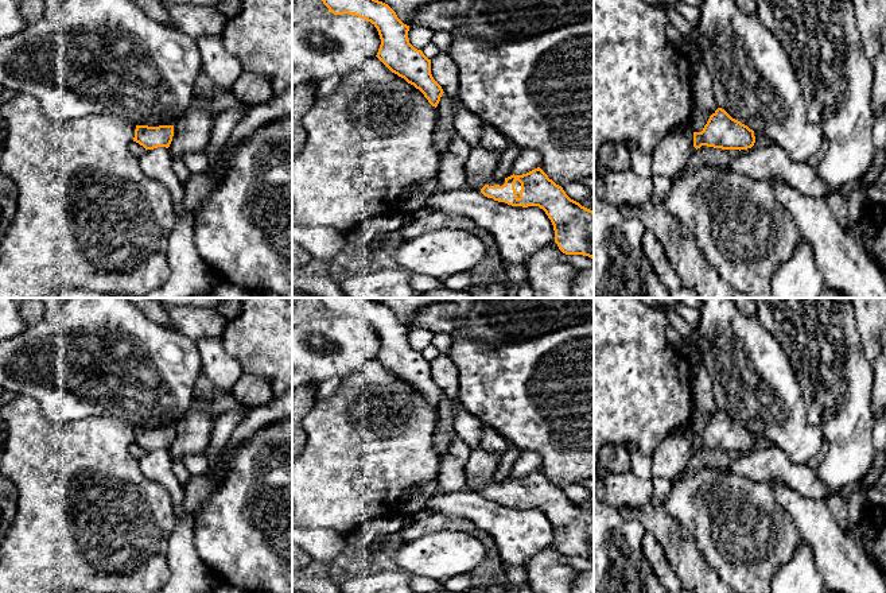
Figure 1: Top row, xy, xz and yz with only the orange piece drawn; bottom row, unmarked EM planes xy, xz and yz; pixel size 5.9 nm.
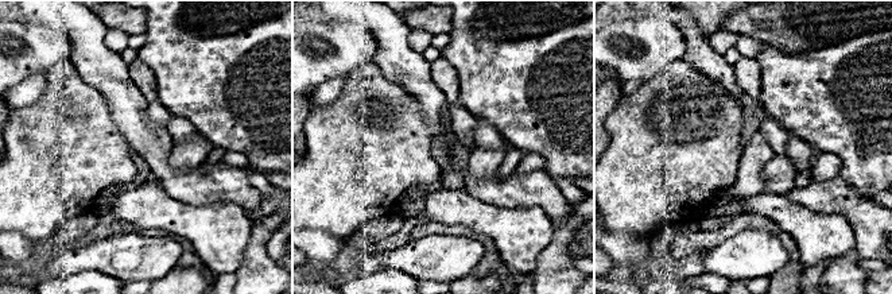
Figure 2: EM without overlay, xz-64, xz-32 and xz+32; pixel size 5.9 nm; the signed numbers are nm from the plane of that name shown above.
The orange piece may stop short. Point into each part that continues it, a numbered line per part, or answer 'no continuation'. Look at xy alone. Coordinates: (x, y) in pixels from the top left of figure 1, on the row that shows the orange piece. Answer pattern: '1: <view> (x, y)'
no continuation

